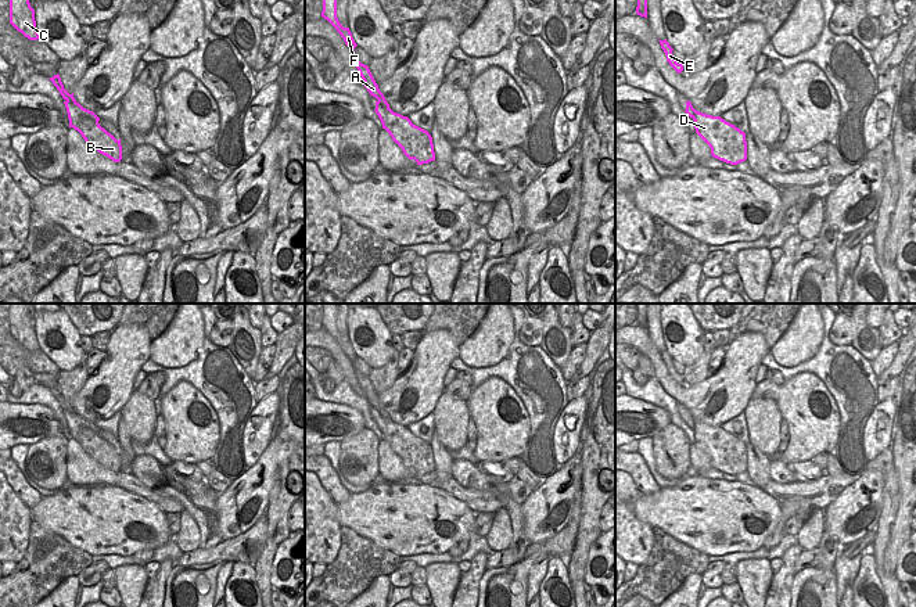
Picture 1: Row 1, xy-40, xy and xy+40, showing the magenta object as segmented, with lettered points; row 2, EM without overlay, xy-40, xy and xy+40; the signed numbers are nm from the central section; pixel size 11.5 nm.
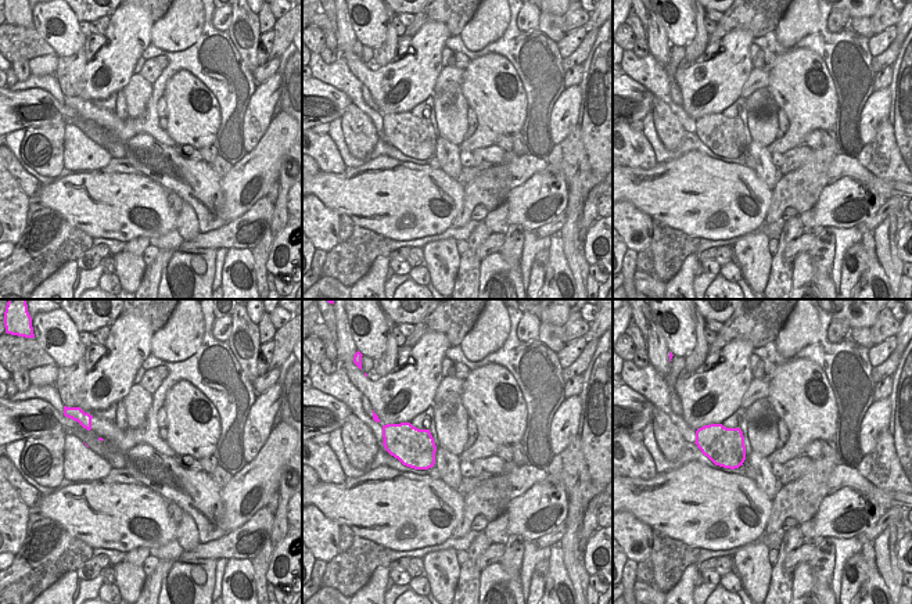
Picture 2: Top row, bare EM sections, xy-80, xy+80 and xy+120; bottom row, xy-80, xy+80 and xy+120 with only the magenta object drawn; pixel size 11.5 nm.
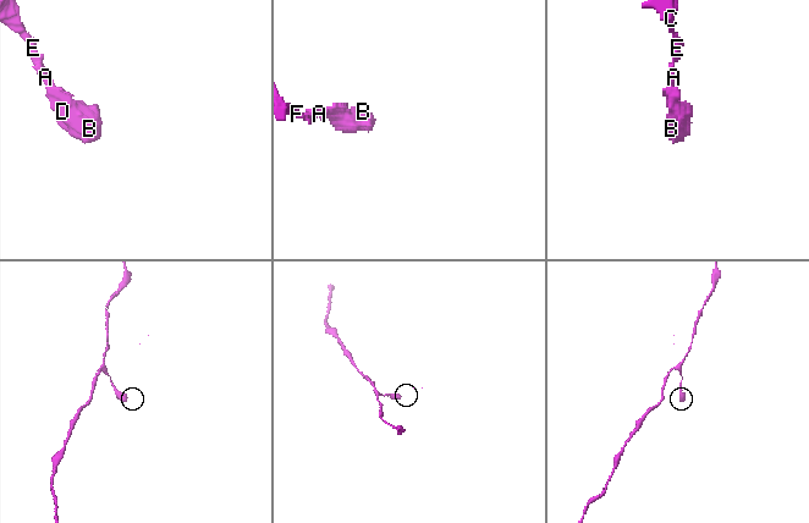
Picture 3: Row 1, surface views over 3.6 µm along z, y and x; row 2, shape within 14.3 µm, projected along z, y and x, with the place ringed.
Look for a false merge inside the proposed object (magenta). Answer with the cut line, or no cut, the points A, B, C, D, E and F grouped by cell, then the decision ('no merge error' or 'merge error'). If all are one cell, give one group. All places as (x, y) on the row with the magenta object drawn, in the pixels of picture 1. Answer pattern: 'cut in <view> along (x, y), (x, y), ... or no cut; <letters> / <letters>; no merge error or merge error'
no cut; A B C D E F; no merge error

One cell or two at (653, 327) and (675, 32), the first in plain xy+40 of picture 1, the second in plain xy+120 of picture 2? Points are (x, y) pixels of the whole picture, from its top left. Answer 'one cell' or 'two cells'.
two cells

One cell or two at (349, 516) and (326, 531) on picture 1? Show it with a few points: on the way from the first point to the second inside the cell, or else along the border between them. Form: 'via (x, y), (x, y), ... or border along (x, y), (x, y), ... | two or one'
border along (336, 505), (336, 518), (341, 525) | two

